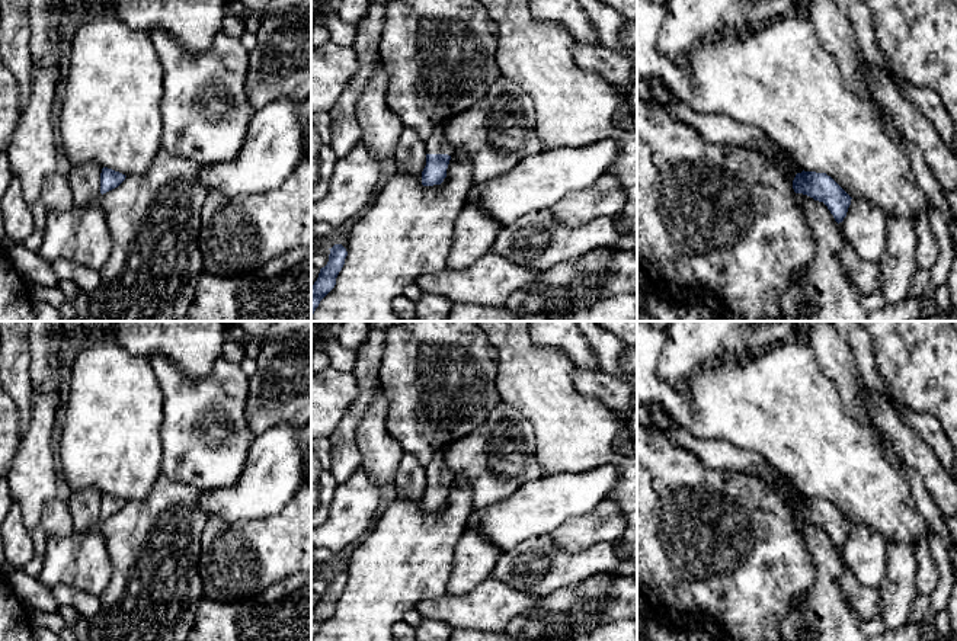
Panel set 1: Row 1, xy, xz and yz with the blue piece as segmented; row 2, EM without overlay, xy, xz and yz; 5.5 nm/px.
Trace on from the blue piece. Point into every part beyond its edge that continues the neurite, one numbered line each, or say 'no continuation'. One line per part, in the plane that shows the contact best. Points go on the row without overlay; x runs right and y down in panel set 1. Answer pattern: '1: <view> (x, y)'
1: xz (437, 470)

